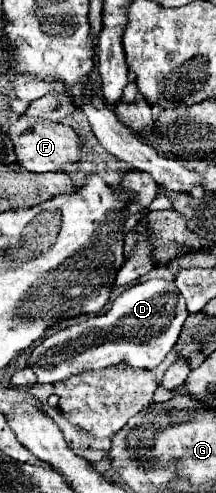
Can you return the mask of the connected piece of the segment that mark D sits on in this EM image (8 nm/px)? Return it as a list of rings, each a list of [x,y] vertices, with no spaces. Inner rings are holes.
[[[146,280],[124,290],[112,302],[108,312],[84,318],[78,324],[62,328],[44,338],[42,344],[32,350],[28,366],[38,376],[40,384],[56,384],[72,374],[110,368],[116,364],[152,370],[174,348],[186,316],[188,310],[184,306],[184,298],[176,294],[174,282]]]

